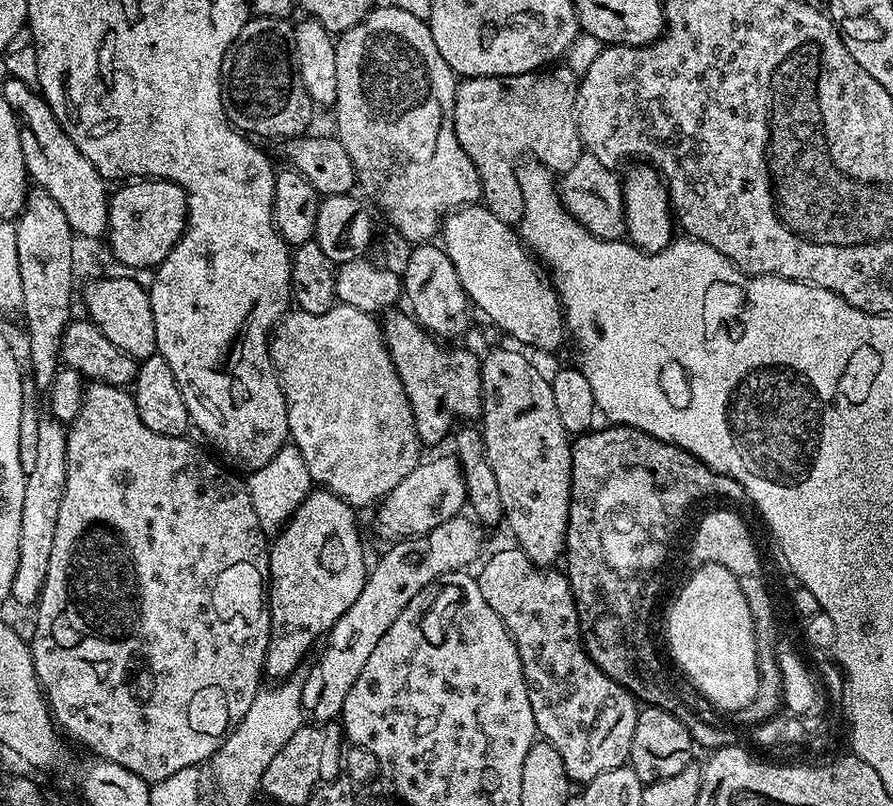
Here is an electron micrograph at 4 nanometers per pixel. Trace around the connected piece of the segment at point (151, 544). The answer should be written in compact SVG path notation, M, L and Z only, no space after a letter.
M92 382L85 387L84 398L81 402L81 409L77 416L70 422L67 429L68 445L66 446L66 494L62 494L62 506L58 506L58 526L54 526L54 547L50 549L50 566L46 570L46 582L40 591L40 599L35 605L36 629L30 635L30 647L32 649L32 661L36 677L40 679L40 686L44 689L44 698L48 701L48 710L52 713L57 729L69 741L81 744L85 748L85 753L93 757L118 762L126 770L138 774L138 778L147 780L149 785L157 784L160 780L170 778L170 774L178 774L178 770L197 767L212 759L212 756L220 748L225 736L235 728L236 723L243 718L246 710L250 710L250 702L254 702L257 692L262 687L260 676L265 675L264 655L268 649L268 639L272 637L272 627L270 626L270 610L268 609L268 589L270 581L268 579L268 554L270 551L270 540L265 535L260 525L260 516L254 514L254 502L247 483L244 484L235 476L235 471L229 470L223 463L215 464L202 449L196 444L191 444L184 436L167 436L166 434L154 434L142 418L138 418L135 395L127 387L119 388L109 384Z

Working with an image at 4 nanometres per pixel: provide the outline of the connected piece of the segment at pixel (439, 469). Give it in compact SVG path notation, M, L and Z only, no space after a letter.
M452 454L427 460L417 464L414 470L410 470L410 474L406 474L406 478L402 478L402 482L398 482L398 486L394 486L394 490L390 490L384 495L384 499L379 501L380 513L377 514L376 520L390 535L396 536L392 538L421 536L424 532L434 530L434 526L442 526L442 522L446 522L452 516L461 515L465 511L468 495L464 485L464 470L460 467L460 461Z

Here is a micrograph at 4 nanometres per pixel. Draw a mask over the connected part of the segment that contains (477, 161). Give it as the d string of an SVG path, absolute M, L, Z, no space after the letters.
M560 67L517 76L469 76L457 83L454 98L454 134L458 134L462 150L466 150L470 162L474 162L474 170L478 170L484 207L501 222L513 226L520 223L524 199L516 181L516 169L518 161L524 157L519 156L529 152L532 155L529 157L546 165L553 173L563 174L574 166L582 153L580 135L576 129L578 76L570 69Z

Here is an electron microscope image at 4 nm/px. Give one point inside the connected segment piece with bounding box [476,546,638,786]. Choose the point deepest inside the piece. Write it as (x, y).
(587, 717)

